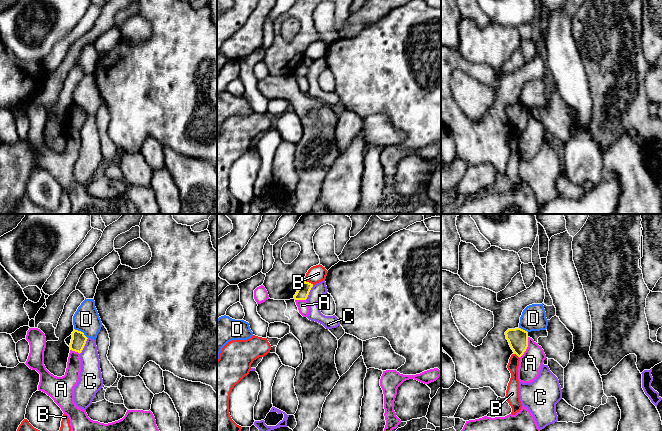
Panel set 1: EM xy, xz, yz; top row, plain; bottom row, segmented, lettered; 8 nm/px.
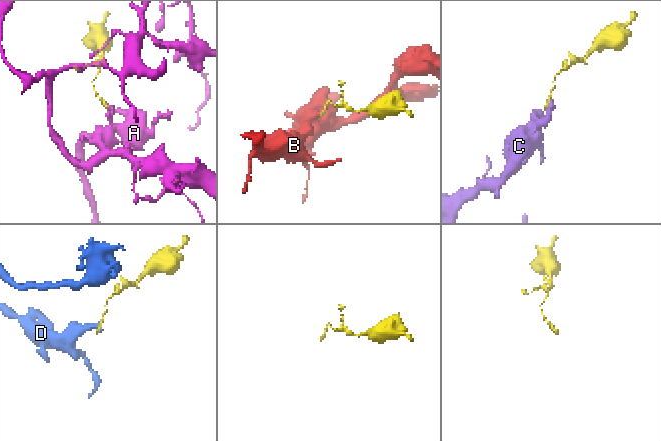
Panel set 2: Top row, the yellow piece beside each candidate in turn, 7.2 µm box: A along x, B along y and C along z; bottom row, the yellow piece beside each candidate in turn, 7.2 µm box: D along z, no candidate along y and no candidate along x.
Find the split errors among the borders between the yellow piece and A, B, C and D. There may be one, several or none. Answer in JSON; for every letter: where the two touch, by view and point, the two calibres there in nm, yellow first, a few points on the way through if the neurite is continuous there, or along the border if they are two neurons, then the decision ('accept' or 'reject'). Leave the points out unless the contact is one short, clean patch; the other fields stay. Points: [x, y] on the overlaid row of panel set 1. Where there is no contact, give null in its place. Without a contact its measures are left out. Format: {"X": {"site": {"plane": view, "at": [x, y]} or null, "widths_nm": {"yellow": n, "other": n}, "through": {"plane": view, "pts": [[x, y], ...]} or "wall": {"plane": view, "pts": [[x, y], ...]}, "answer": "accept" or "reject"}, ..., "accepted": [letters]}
{"A": {"site": {"plane": "yz", "at": [527, 346]}, "widths_nm": {"yellow": 160, "other": 180}, "wall": {"plane": "yz", "pts": [[528, 337], [528, 346], [519, 357]]}, "answer": "reject"}, "B": {"site": {"plane": "xz", "at": [308, 282]}, "widths_nm": {"yellow": 100, "other": 140}, "wall": {"plane": "xz", "pts": [[305, 280], [313, 284]]}, "answer": "reject"}, "C": {"site": {"plane": "xy", "at": [84, 345]}, "widths_nm": {"yellow": 120, "other": 170}, "wall": {"plane": "xy", "pts": [[88, 338], [79, 353]]}, "answer": "reject"}, "D": {"site": {"plane": "xy", "at": [80, 331]}, "widths_nm": {"yellow": 120, "other": 220}, "wall": {"plane": "xy", "pts": [[74, 328], [81, 331], [87, 338]]}, "answer": "reject"}, "accepted": []}

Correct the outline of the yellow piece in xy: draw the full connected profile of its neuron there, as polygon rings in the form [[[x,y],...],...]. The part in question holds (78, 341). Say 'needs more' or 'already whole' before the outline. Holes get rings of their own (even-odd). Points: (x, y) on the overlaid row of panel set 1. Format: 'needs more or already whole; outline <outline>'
already whole; outline [[[74,329],[69,346],[70,350],[78,352],[80,354],[86,344],[87,339],[88,338],[84,335],[83,332]]]

